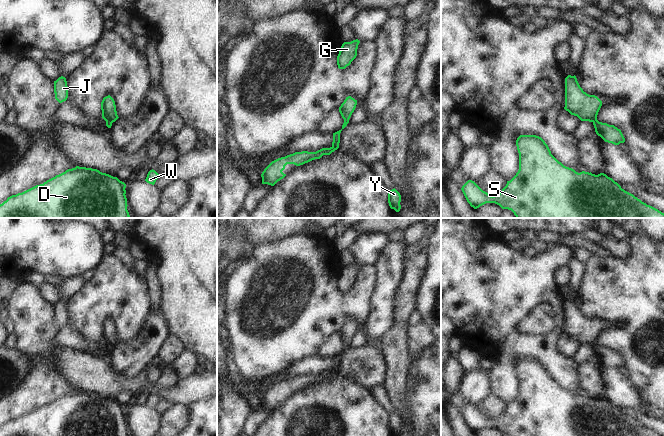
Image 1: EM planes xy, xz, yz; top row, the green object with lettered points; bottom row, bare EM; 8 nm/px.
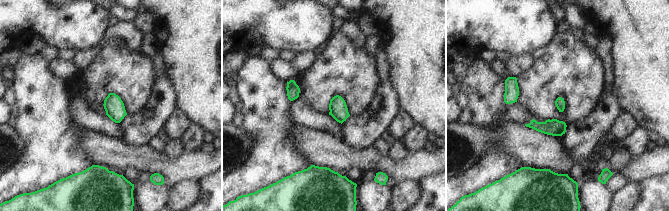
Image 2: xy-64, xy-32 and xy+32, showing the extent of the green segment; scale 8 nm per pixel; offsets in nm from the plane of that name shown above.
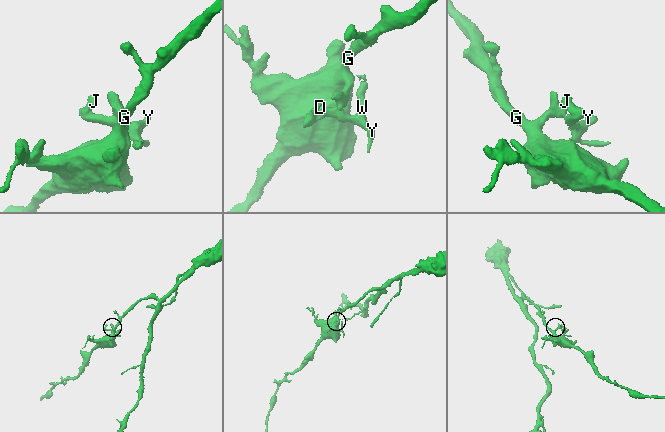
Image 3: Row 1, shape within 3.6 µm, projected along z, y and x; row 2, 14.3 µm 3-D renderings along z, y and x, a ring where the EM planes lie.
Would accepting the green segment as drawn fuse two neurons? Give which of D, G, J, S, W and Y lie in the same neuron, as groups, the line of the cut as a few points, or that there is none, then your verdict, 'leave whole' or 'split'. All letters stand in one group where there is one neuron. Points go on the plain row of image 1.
D G S / J W Y; cut in xz along (332, 370), (336, 373); split

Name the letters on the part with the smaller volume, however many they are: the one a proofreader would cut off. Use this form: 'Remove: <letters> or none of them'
Remove: J, W, Y

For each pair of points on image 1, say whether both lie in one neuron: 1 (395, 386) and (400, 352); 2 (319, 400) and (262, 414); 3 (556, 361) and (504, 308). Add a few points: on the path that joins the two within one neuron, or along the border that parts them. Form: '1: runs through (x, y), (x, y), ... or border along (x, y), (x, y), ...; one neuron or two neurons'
1: runs through (395, 378), (396, 360); one neuron
2: border along (272, 410), (258, 425); two neurons
3: runs through (539, 347), (524, 346), (504, 325); one neuron

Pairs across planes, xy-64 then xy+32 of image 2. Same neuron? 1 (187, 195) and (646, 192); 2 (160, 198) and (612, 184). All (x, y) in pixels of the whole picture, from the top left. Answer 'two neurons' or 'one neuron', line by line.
1: two neurons
2: two neurons

